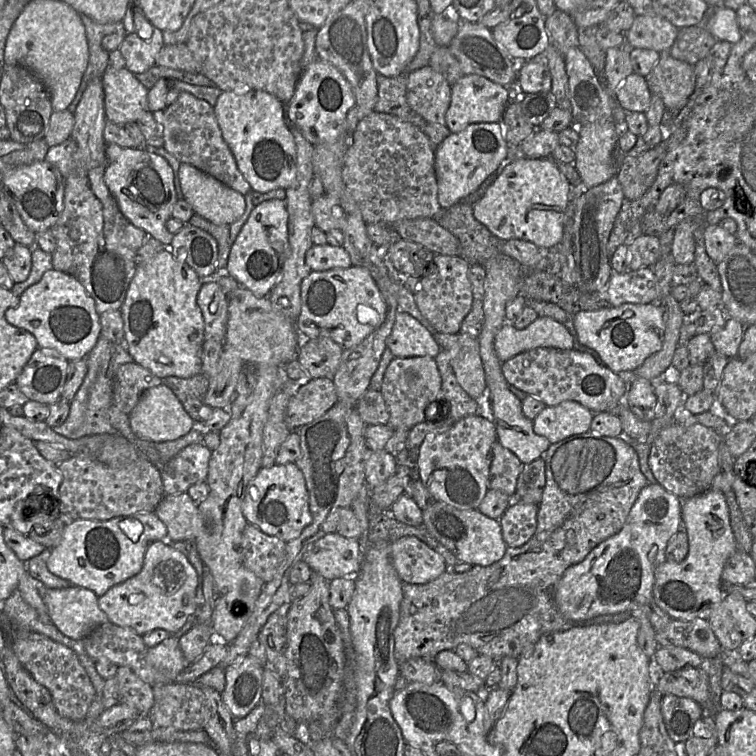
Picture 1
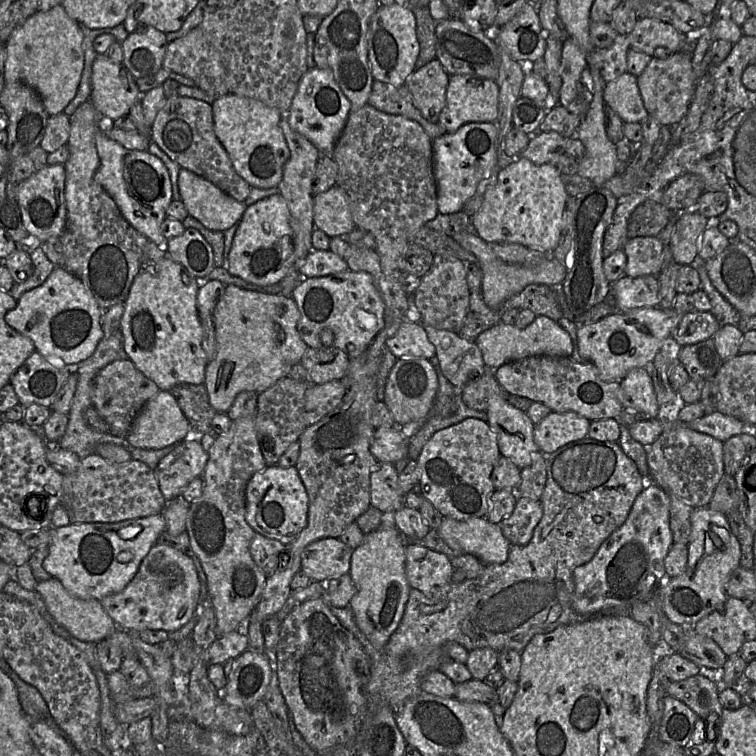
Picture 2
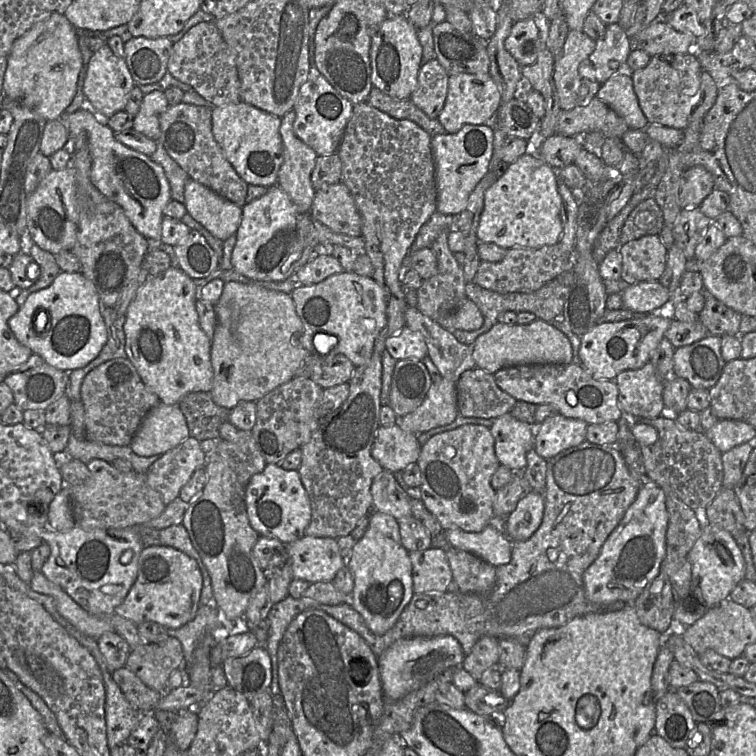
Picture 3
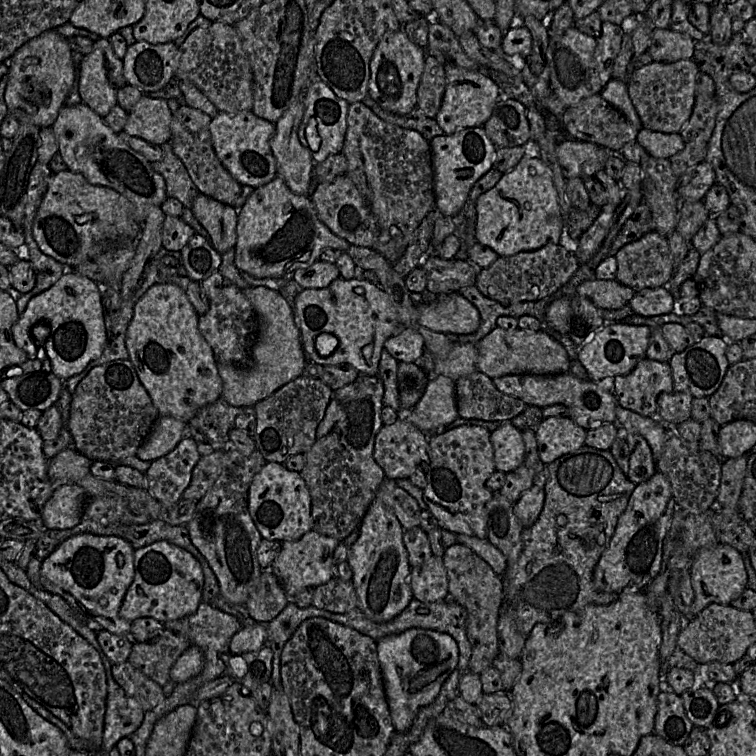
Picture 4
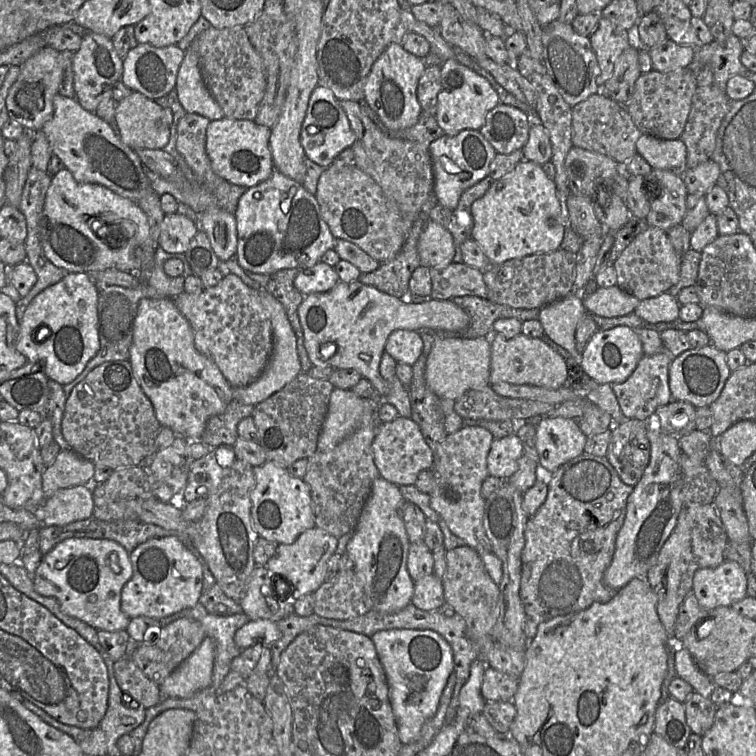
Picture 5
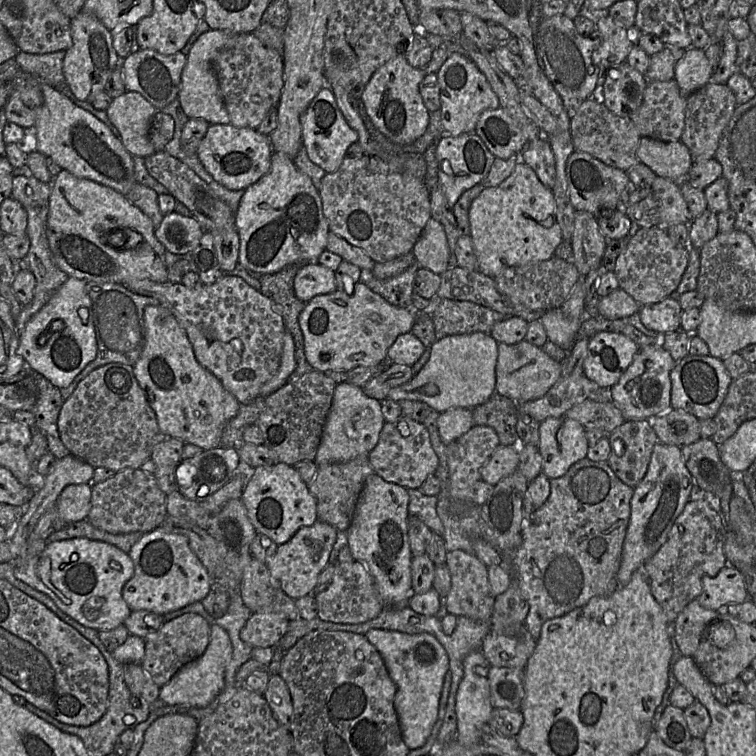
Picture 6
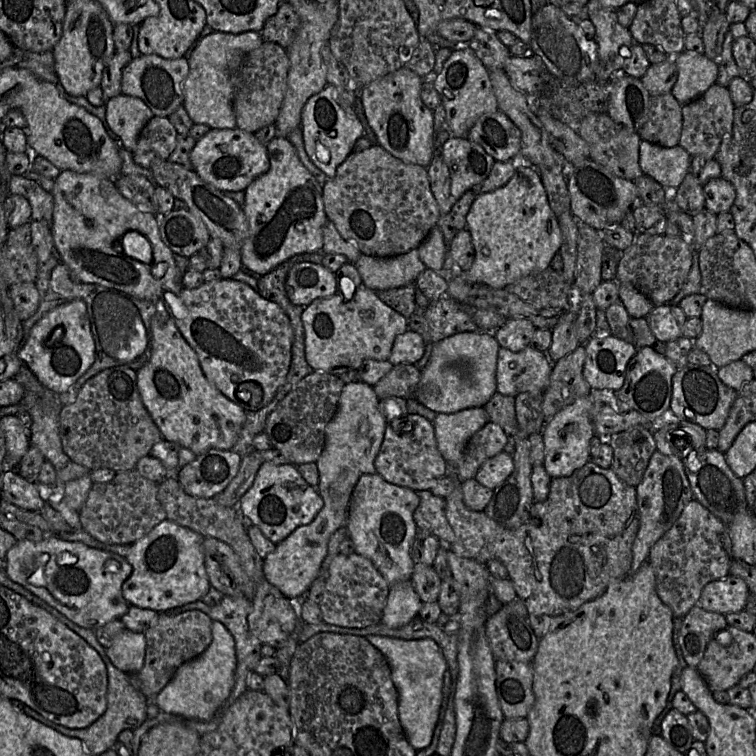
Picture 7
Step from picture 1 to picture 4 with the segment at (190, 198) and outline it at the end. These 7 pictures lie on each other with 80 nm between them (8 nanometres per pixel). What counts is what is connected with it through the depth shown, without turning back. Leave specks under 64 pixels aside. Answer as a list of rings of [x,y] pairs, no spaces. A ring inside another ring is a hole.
[[[198,193],[191,208],[194,216],[210,235],[214,249],[223,254],[237,243],[238,210],[202,193]]]

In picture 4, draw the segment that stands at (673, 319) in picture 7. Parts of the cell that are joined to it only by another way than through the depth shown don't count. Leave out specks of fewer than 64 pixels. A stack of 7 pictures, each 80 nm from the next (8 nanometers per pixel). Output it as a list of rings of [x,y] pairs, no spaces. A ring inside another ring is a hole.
[[[667,287],[646,288],[635,292],[628,305],[641,316],[665,315],[677,310],[677,299]]]

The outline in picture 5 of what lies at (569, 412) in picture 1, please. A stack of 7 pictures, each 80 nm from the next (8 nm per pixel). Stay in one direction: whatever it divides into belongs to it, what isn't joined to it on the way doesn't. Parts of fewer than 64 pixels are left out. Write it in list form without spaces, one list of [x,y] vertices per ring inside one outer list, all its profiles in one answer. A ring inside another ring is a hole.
[[[544,417],[539,421],[536,448],[542,475],[552,474],[562,464],[582,454],[586,439],[576,420]]]

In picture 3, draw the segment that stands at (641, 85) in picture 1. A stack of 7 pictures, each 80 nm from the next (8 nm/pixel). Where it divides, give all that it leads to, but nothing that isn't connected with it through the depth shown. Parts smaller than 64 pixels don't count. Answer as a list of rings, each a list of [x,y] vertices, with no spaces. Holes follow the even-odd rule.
[[[619,72],[600,85],[598,99],[614,110],[631,129],[645,130],[648,120],[640,108],[631,73]]]

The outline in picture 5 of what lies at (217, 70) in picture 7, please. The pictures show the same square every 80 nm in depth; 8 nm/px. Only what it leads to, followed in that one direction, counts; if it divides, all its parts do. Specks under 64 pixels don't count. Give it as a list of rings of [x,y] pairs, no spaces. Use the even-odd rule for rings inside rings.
[[[197,37],[185,51],[176,80],[178,99],[188,113],[196,113],[210,121],[225,117],[224,112],[208,90],[199,67]]]

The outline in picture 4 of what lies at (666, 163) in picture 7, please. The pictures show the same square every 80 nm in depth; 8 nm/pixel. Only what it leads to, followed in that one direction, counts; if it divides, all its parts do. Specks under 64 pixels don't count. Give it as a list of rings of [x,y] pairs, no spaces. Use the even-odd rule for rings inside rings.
[[[642,128],[637,135],[637,142],[650,156],[669,159],[684,148],[681,133],[662,133]]]

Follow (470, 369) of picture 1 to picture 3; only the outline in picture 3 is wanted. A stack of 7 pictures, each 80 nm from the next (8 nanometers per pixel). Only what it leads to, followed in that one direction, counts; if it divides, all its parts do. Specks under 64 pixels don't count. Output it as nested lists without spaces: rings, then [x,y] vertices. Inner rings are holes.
[[[417,307],[406,310],[406,326],[422,333],[428,356],[443,376],[454,383],[467,370],[476,367],[473,348],[460,343],[454,334],[424,315]]]

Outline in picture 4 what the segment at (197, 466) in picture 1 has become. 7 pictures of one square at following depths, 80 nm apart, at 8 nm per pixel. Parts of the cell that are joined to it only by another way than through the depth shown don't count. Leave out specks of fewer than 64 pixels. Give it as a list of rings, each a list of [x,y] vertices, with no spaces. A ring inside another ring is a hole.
[[[186,435],[168,454],[151,462],[145,472],[148,491],[165,507],[172,507],[182,499],[192,471],[202,457],[196,442]]]

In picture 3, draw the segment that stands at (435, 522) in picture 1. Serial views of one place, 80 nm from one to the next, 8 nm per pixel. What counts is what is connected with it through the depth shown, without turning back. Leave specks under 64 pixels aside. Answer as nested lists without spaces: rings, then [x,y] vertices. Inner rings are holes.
[[[491,524],[480,532],[454,528],[444,532],[451,547],[470,552],[494,567],[508,564],[511,560],[513,541]]]

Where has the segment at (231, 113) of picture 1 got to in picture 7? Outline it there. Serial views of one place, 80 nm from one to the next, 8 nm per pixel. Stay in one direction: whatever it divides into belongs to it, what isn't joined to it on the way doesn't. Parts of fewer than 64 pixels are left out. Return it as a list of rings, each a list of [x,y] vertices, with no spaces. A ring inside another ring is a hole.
[[[238,127],[211,128],[197,140],[190,152],[190,160],[198,176],[221,192],[245,191],[254,179],[270,168],[266,145],[259,142],[254,133],[243,131]]]

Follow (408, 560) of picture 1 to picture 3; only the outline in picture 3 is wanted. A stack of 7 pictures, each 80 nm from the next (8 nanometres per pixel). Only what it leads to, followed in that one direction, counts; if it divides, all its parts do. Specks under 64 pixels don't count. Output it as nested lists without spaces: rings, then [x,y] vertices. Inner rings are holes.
[[[431,547],[422,551],[410,551],[408,555],[412,565],[414,593],[455,589],[445,550]]]

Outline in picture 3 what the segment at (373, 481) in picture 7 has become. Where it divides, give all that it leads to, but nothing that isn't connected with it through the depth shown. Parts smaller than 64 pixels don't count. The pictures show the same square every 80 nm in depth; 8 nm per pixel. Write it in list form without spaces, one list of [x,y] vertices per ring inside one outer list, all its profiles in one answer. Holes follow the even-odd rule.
[[[372,510],[369,514],[369,526],[353,546],[346,559],[346,566],[354,580],[349,604],[362,616],[374,634],[382,635],[392,628],[413,596],[412,565],[408,553],[402,544],[396,518]]]

